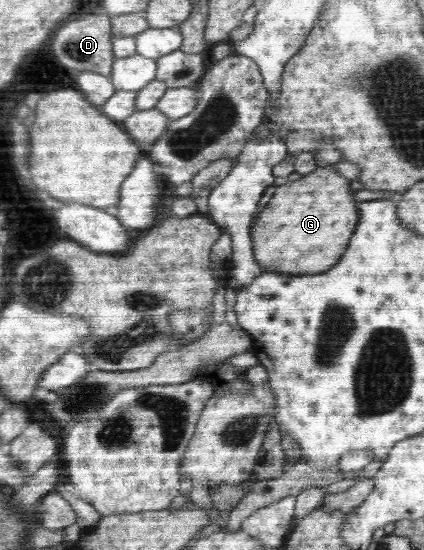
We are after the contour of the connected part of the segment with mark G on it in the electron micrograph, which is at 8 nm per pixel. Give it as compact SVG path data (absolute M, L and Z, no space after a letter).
M317 167L316 171L312 170L308 175L295 176L278 186L270 201L249 226L254 258L264 272L294 275L326 272L341 260L360 219L361 211L358 211L358 200L352 195L350 181L338 175L332 167Z

